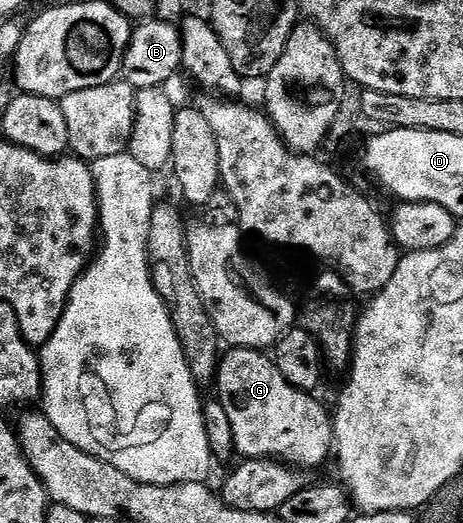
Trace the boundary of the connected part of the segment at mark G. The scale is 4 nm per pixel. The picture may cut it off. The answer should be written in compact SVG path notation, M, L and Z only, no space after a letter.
M272 355L262 356L262 360L222 359L217 367L215 396L227 410L231 434L235 434L236 455L298 464L301 468L319 467L328 456L330 459L335 448L330 409L325 409L313 394L289 384Z

